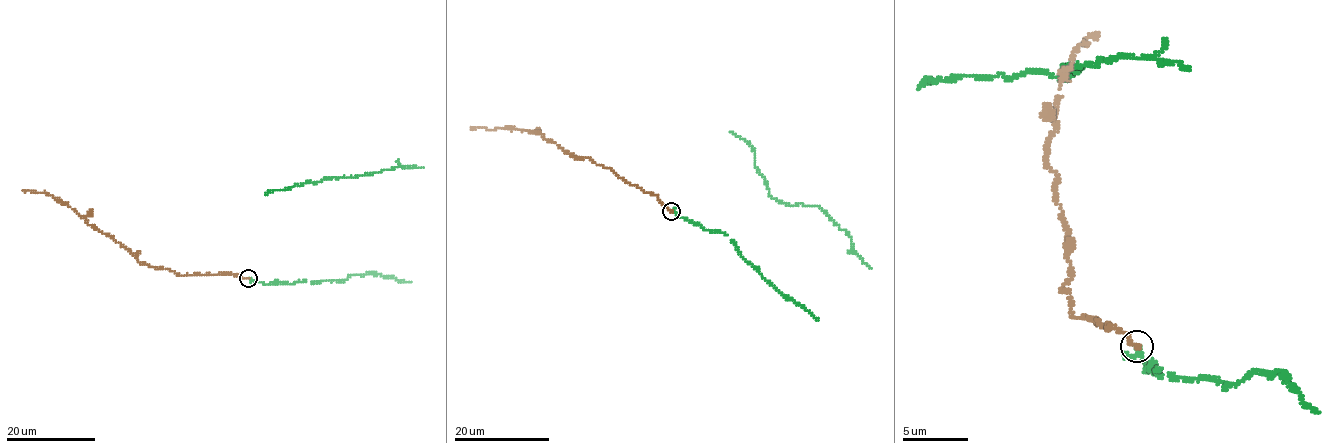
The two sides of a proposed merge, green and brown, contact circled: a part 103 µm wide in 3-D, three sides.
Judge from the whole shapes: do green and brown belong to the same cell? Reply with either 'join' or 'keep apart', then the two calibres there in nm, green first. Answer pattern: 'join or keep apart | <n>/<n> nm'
join | 150/170 nm

